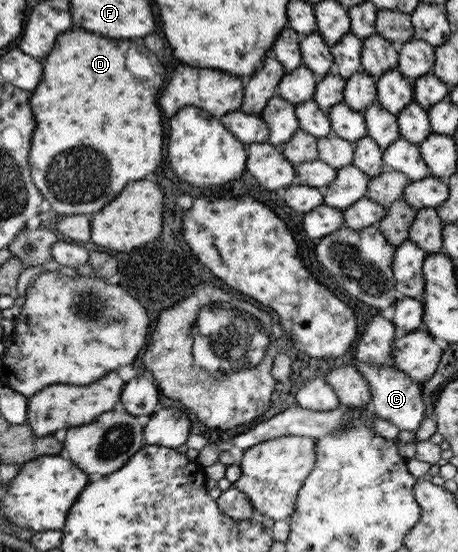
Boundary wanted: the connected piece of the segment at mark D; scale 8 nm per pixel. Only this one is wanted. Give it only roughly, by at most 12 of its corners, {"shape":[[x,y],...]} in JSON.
{"shape":[[64,31],[28,97],[32,183],[92,215],[162,161],[156,79]]}

